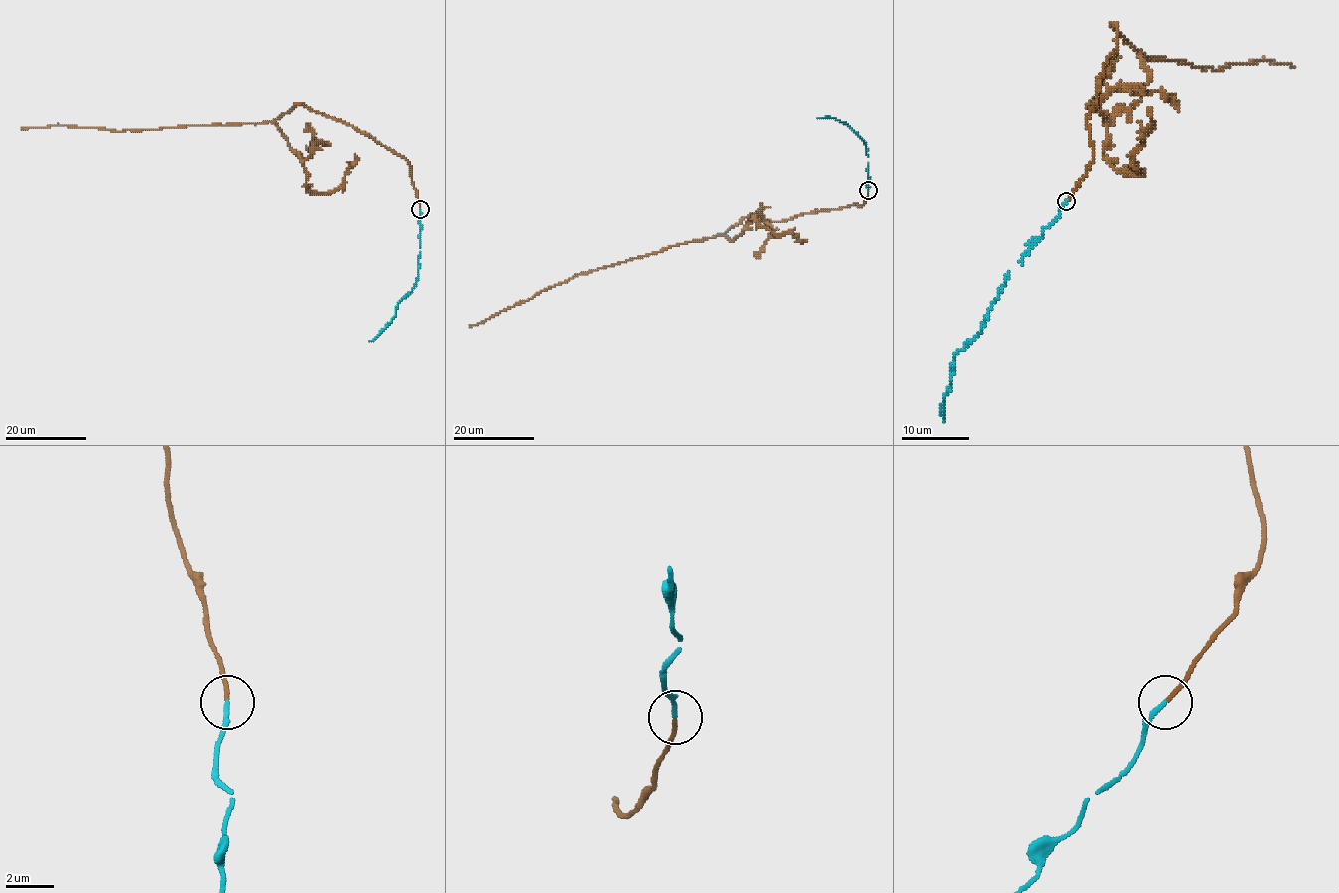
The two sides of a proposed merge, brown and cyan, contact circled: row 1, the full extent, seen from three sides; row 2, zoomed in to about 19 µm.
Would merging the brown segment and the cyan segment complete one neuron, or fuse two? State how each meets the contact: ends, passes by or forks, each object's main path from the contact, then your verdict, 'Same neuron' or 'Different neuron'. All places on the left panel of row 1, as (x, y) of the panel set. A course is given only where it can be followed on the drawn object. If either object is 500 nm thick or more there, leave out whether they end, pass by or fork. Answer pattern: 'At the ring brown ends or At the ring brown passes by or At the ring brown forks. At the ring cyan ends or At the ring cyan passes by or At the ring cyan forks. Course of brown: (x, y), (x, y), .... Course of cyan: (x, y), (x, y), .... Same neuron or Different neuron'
At the ring brown ends. At the ring cyan ends. Course of brown: (420, 209), (406, 159), (340, 121), (299, 103), (276, 120), (261, 124), (114, 131), (71, 126), (22, 129). Course of cyan: (420, 209), (415, 286), (398, 304), (394, 318), (369, 341). Same neuron

